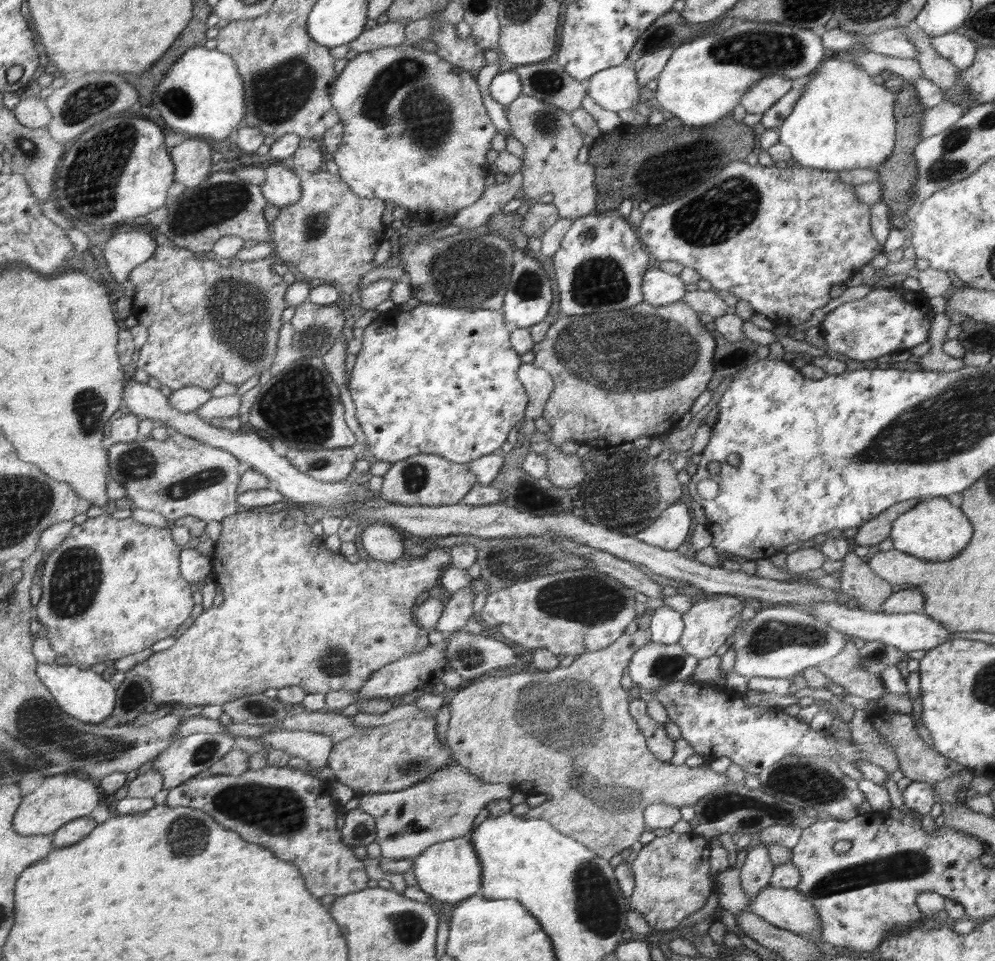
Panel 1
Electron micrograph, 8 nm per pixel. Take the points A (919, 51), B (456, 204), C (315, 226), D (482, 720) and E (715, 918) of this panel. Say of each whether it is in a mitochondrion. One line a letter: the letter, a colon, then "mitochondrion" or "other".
A: other
B: other
C: mitochondrion
D: other
E: other

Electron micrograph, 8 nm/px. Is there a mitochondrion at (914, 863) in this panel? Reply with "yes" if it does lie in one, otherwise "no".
yes

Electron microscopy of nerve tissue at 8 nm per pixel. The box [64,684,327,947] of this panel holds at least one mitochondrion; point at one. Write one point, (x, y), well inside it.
(278, 811)

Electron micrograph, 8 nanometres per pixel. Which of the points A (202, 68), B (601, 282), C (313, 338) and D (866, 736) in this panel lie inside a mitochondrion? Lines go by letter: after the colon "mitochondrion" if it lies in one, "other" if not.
A: other
B: mitochondrion
C: mitochondrion
D: other

